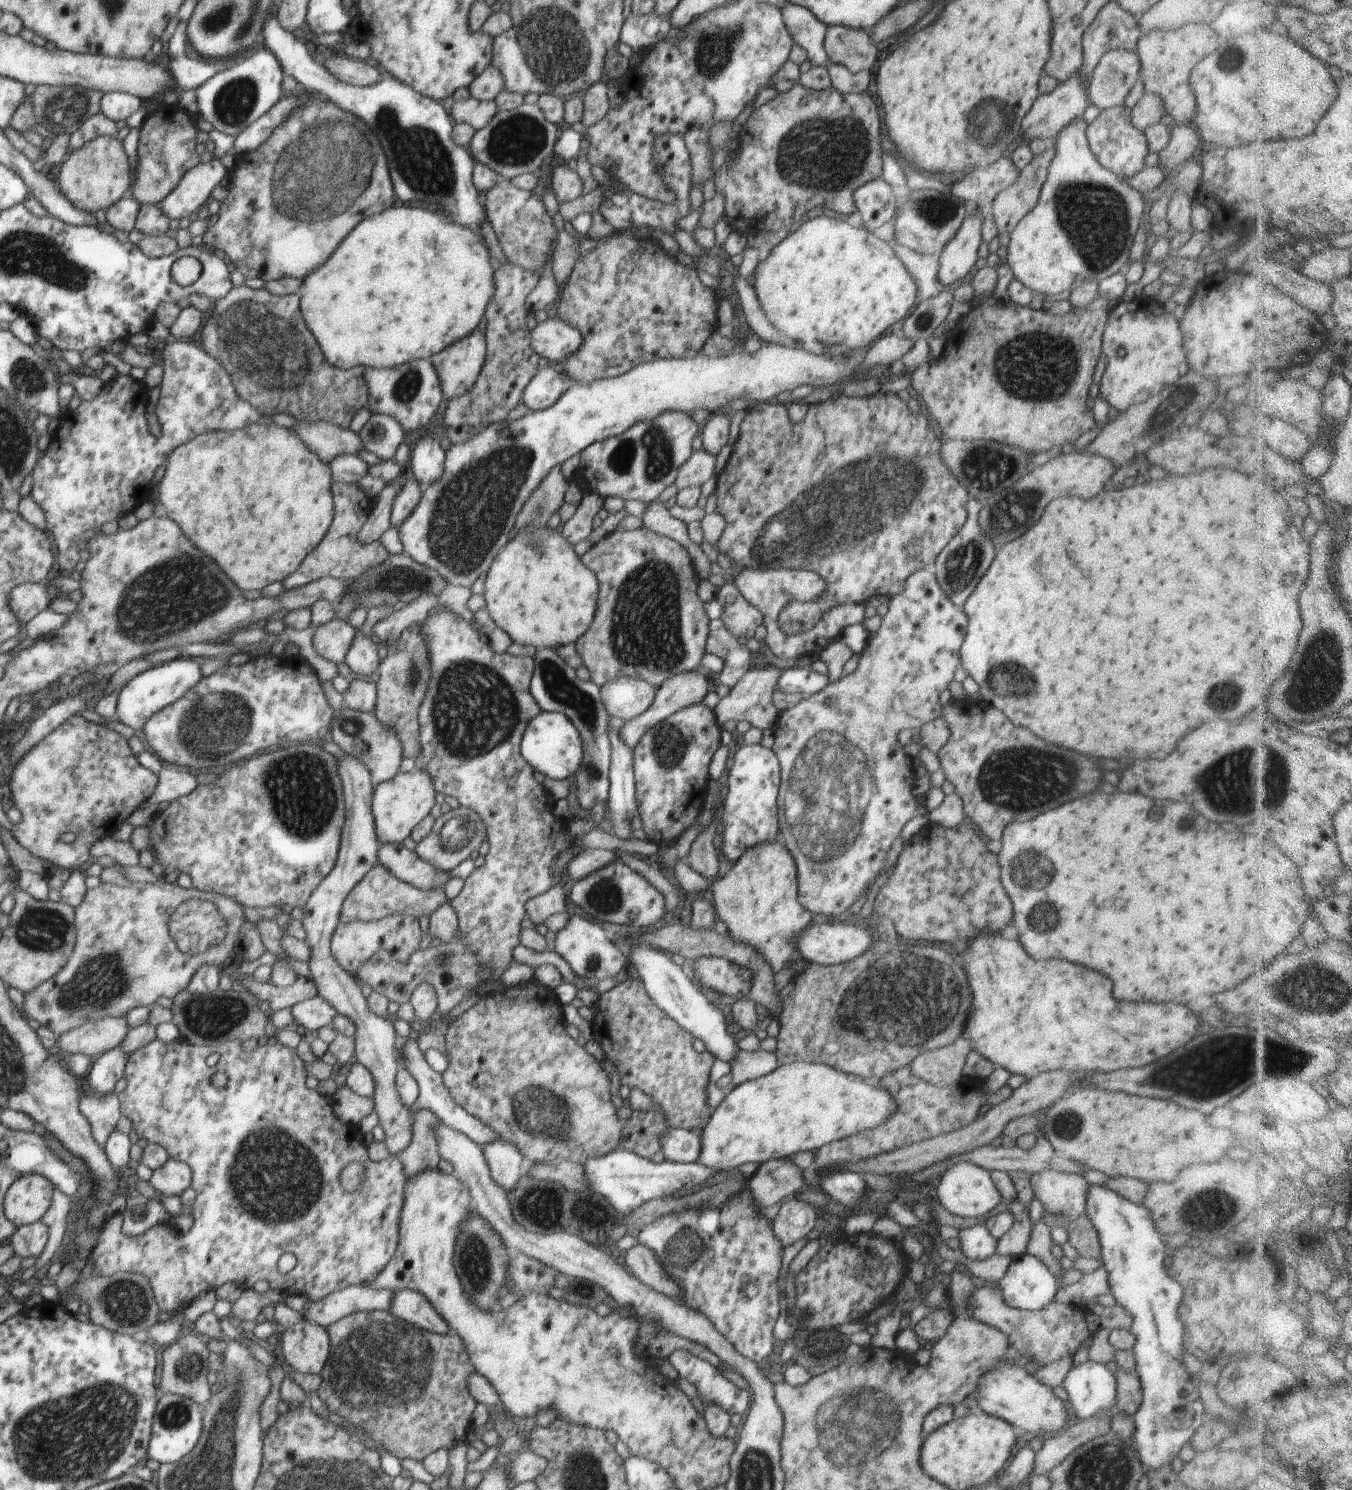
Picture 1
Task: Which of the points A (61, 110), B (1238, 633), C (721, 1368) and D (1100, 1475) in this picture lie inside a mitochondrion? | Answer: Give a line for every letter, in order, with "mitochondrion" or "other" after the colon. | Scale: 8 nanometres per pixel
A: mitochondrion
B: other
C: other
D: mitochondrion

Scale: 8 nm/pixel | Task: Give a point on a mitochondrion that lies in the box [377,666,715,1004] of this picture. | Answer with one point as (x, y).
(669, 745)

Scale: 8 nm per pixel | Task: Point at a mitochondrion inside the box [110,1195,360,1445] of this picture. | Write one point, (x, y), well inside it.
(189, 1367)

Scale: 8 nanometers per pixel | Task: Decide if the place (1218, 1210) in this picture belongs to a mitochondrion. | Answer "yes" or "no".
no

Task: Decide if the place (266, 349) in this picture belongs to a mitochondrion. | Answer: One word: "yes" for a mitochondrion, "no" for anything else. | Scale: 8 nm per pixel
yes

